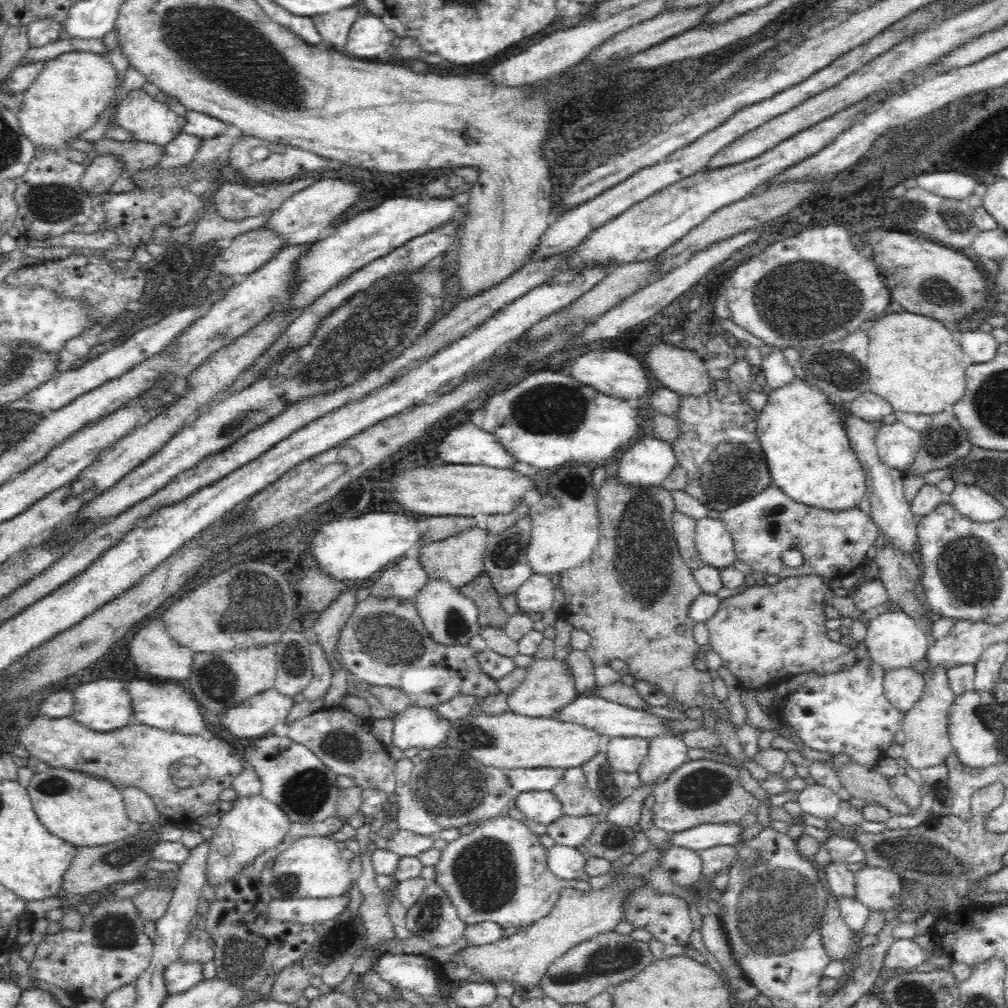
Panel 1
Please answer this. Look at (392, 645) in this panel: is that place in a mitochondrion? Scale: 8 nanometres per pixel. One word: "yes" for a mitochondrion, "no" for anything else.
yes

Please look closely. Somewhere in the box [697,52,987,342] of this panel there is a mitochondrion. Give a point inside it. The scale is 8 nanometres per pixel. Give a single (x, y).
(938, 293)

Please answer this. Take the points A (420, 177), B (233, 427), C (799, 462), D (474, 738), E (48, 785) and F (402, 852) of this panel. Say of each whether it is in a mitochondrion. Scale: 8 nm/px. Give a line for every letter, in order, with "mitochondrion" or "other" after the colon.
A: other
B: mitochondrion
C: other
D: mitochondrion
E: mitochondrion
F: other

